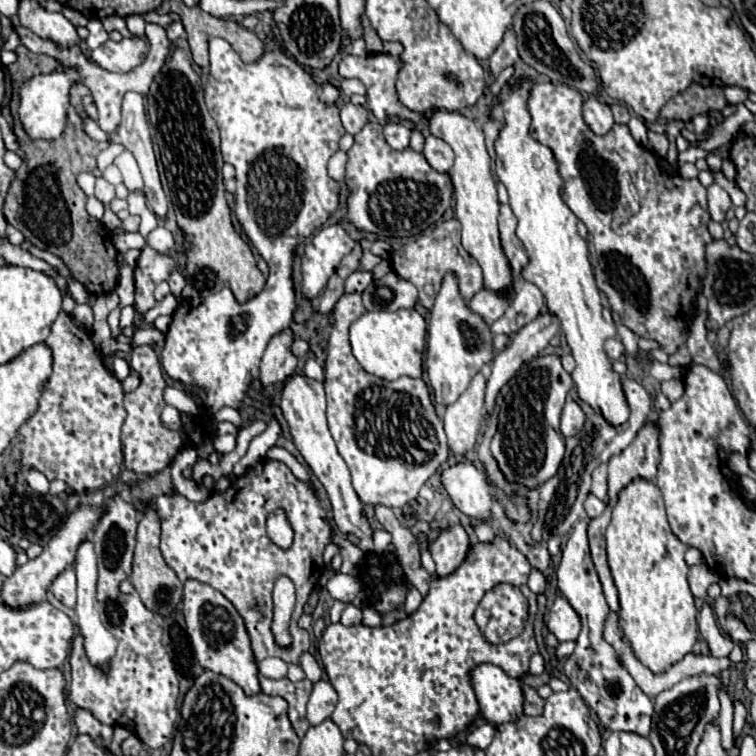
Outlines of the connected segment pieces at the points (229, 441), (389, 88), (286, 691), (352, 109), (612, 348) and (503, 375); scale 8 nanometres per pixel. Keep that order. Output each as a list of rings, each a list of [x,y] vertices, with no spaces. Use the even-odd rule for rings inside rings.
[[[217,435],[213,439],[213,447],[219,451],[219,453],[229,453],[235,449],[235,435]]]
[[[383,53],[379,55],[371,55],[371,57],[357,57],[357,55],[343,55],[341,63],[339,63],[339,75],[341,77],[353,77],[353,79],[359,79],[363,85],[367,88],[367,108],[379,121],[385,121],[389,117],[399,117],[399,119],[407,119],[411,121],[413,125],[421,123],[425,117],[417,111],[411,111],[407,109],[399,97],[397,97],[397,89],[395,89],[395,81],[397,81],[397,73],[399,69],[403,67],[401,59],[399,57],[393,57],[391,59]]]
[[[259,673],[259,685],[261,685],[261,691],[267,695],[281,695],[283,699],[287,699],[291,725],[297,731],[297,735],[303,737],[305,731],[309,729],[309,721],[305,717],[305,705],[311,695],[313,683],[309,679],[303,679],[297,683],[289,679],[267,679]]]
[[[345,103],[341,107],[341,123],[347,133],[351,133],[351,135],[359,133],[359,129],[367,123],[367,109],[361,105]]]
[[[613,337],[613,339],[605,341],[605,353],[609,359],[619,359],[625,353],[625,347],[617,337]]]
[[[545,311],[537,319],[527,323],[523,329],[519,329],[513,341],[501,353],[495,355],[493,371],[491,377],[487,379],[487,395],[485,395],[487,411],[493,409],[499,389],[517,373],[523,361],[537,357],[537,353],[543,351],[557,333],[559,333],[559,319],[553,313]]]

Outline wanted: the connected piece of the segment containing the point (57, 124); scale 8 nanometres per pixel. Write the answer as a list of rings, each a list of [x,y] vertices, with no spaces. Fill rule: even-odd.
[[[65,69],[63,73],[49,73],[49,75],[33,77],[21,87],[19,117],[31,139],[57,139],[63,133],[65,119],[67,119],[67,107],[69,107],[69,89],[77,81],[81,81],[77,71]]]

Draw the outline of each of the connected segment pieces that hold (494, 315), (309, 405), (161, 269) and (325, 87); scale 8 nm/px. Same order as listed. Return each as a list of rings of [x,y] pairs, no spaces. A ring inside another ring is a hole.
[[[483,287],[481,291],[477,291],[473,295],[469,305],[487,323],[493,323],[493,321],[497,321],[505,313],[505,309],[509,307],[509,301],[511,301],[511,293],[495,293],[495,291]]]
[[[291,375],[281,389],[281,409],[283,415],[289,423],[291,435],[293,435],[293,443],[297,445],[299,453],[303,455],[303,459],[307,461],[307,465],[313,469],[313,473],[317,475],[317,479],[323,483],[331,505],[335,507],[335,525],[337,529],[347,535],[347,533],[355,533],[361,541],[359,541],[359,549],[361,551],[369,551],[373,549],[373,539],[371,539],[371,525],[369,521],[361,515],[363,503],[359,501],[353,485],[351,485],[351,473],[343,461],[343,457],[337,453],[335,441],[327,429],[327,419],[325,419],[325,391],[323,391],[323,383],[309,379],[305,375]]]
[[[149,245],[143,247],[135,267],[135,305],[139,313],[155,305],[155,287],[167,281],[173,271],[177,271],[177,261],[171,255],[159,253]]]
[[[323,83],[323,85],[321,85],[319,99],[321,99],[321,103],[325,103],[325,105],[335,105],[337,99],[339,99],[339,89],[337,89],[335,85],[331,85],[331,83]]]

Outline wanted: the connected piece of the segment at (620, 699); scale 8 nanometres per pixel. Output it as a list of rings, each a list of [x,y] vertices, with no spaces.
[[[579,519],[569,539],[563,547],[563,559],[557,569],[557,585],[561,593],[567,597],[571,607],[579,613],[583,629],[577,637],[577,647],[573,655],[565,663],[565,675],[571,685],[577,687],[583,701],[599,715],[599,721],[611,731],[629,731],[643,737],[649,737],[651,731],[651,699],[637,687],[627,669],[619,663],[615,649],[603,639],[603,625],[609,615],[609,605],[605,601],[599,577],[595,573],[595,565],[591,561],[589,541],[587,541],[587,523],[589,519]]]

